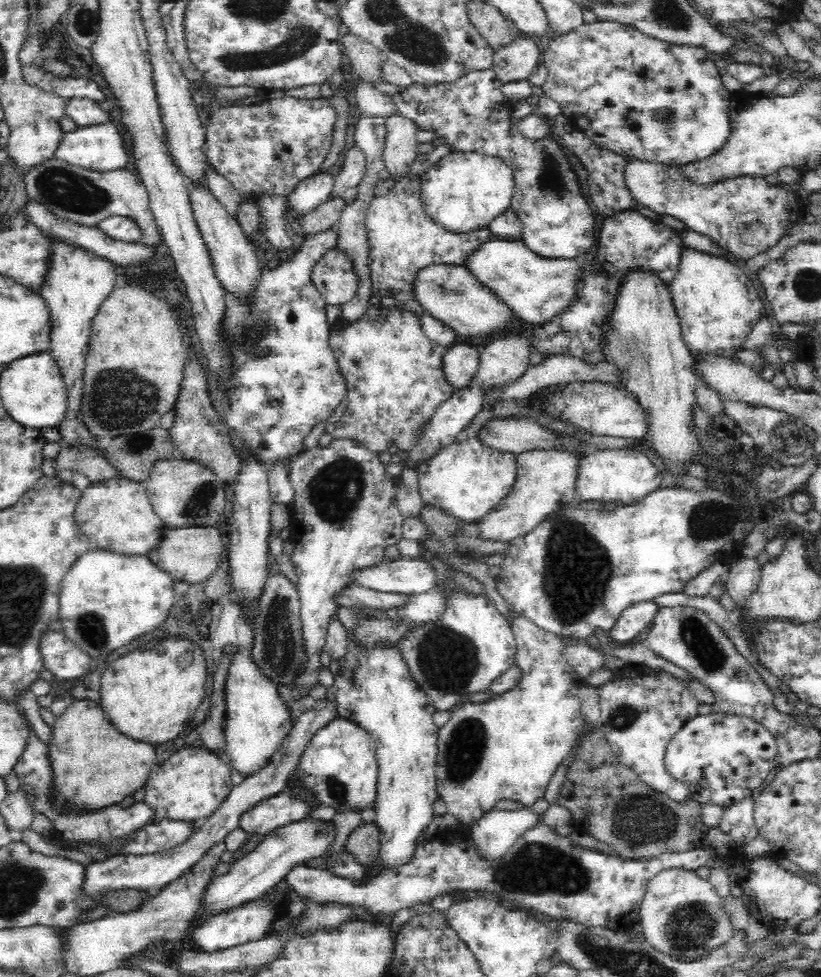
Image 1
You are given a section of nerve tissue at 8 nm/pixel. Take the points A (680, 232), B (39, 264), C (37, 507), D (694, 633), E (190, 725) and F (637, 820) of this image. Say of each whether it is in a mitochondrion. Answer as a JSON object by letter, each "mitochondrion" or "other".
{"A":"other","B":"other","C":"other","D":"mitochondrion","E":"other","F":"mitochondrion"}

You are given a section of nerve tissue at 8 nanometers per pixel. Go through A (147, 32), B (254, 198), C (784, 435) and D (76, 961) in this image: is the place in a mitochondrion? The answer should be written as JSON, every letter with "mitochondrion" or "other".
{"A":"other","B":"other","C":"mitochondrion","D":"other"}

